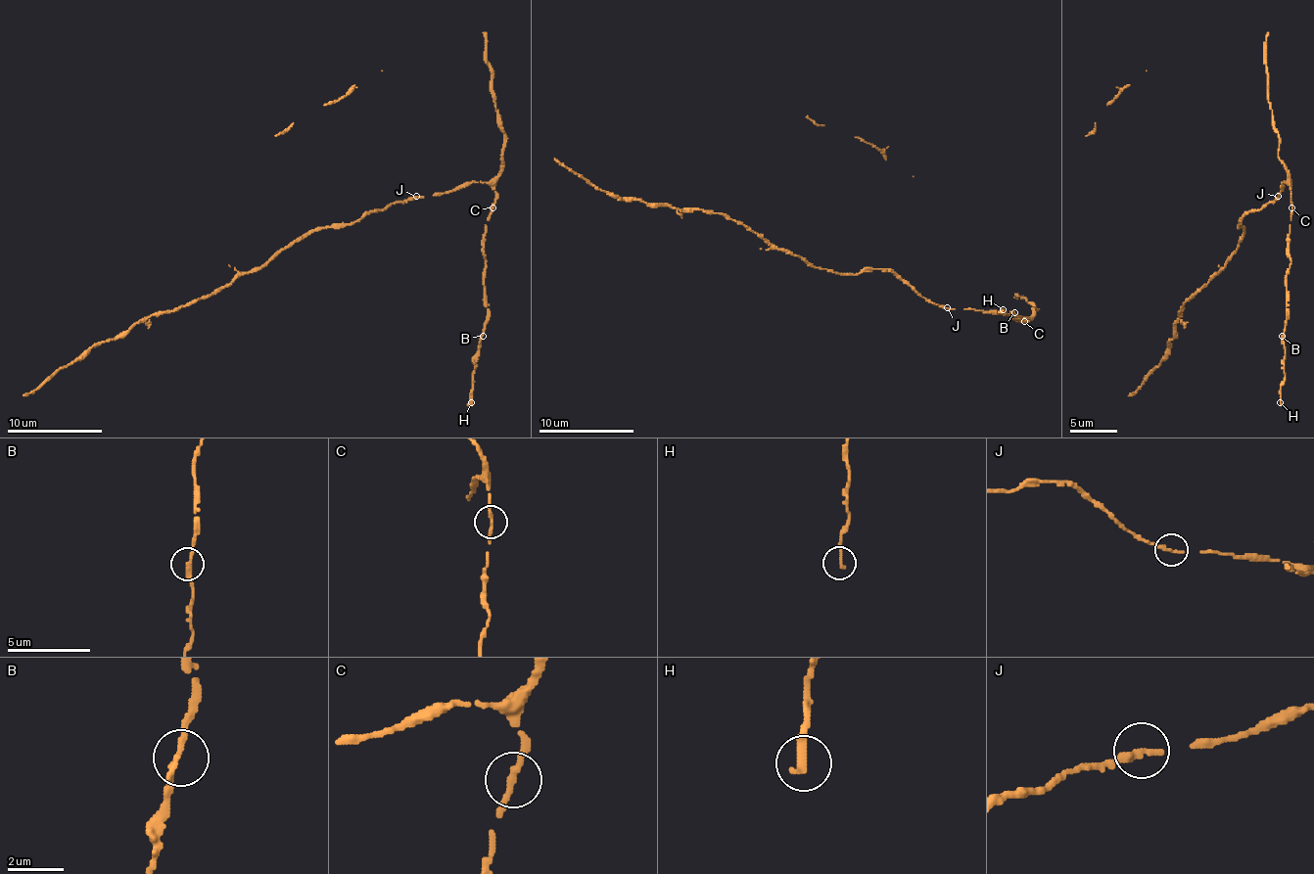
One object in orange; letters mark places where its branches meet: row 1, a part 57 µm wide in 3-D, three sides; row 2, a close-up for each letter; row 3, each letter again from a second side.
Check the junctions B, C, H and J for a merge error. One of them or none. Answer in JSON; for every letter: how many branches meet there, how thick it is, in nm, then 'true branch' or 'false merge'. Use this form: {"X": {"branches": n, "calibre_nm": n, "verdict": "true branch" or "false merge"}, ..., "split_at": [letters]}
{"B": {"branches": 2, "calibre_nm": 240, "verdict": "true branch"}, "C": {"branches": 2, "calibre_nm": 220, "verdict": "true branch"}, "H": {"branches": 1, "calibre_nm": 320, "verdict": "true branch"}, "J": {"branches": 1, "calibre_nm": 360, "verdict": "true branch"}, "split_at": []}

